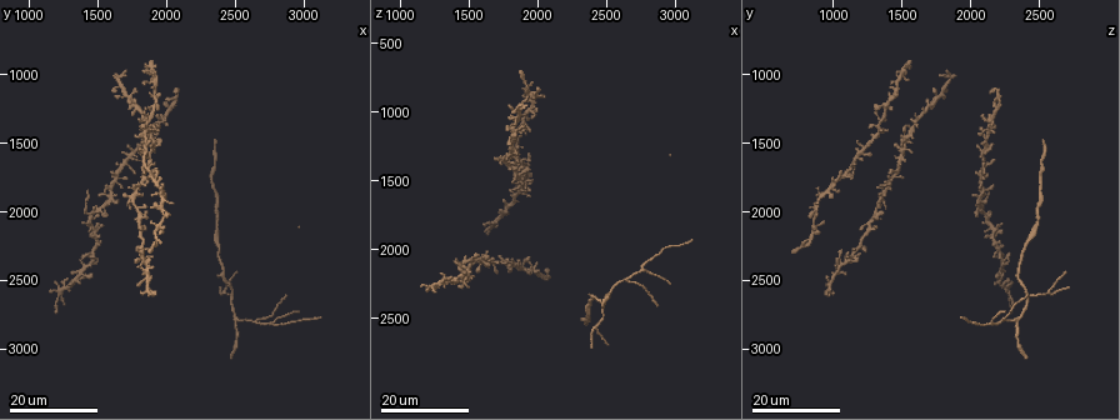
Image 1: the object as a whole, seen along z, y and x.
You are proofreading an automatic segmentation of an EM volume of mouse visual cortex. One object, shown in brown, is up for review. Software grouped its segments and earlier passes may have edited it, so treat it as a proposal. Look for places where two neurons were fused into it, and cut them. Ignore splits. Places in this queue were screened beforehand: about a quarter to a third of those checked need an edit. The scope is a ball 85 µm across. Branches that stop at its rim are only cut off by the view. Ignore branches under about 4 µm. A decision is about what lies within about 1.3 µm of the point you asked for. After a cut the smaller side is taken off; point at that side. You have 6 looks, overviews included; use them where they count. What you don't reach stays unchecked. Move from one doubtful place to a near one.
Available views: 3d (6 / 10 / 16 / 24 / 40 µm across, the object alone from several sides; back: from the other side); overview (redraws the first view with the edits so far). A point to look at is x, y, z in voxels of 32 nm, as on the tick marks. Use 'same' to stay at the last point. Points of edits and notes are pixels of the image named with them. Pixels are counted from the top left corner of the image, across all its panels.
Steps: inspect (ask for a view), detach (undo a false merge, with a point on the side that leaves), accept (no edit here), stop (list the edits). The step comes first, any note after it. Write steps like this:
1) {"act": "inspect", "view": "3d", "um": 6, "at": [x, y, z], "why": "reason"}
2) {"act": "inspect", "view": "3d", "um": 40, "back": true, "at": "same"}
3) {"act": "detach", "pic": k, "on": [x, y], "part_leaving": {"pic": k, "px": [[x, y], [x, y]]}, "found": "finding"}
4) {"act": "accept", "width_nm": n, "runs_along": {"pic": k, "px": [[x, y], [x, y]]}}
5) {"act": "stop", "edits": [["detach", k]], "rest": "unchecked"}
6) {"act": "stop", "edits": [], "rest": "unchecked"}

{"act": "inspect", "view": "3d", "um": 16, "at": [2640, 2780, 2220], "why": "three-way junction"}

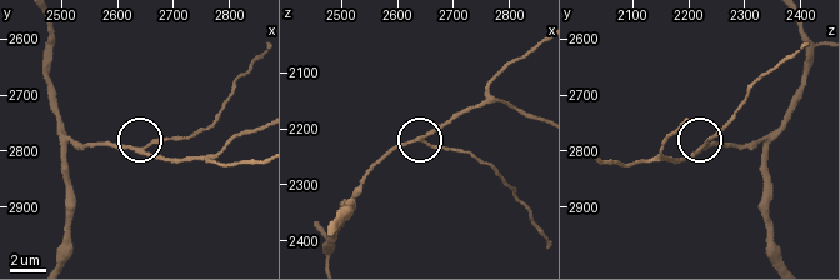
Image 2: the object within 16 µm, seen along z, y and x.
{"act": "inspect", "view": "3d", "um": 6, "at": [2655, 2800, 2220]}

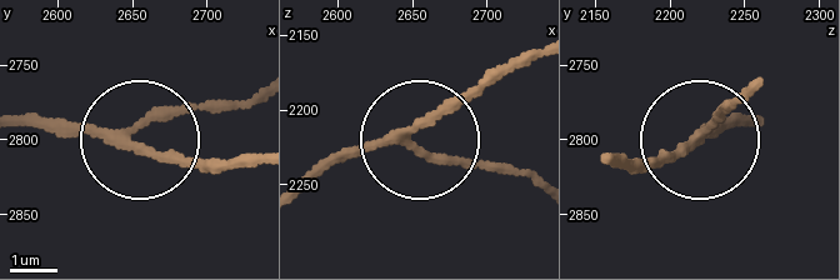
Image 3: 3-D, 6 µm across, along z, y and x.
{"act": "accept", "width_nm": 190, "runs_along": {"pic": 3, "px": [[30, 121], [126, 134], [230, 101]]}, "found": "one neuron here"}

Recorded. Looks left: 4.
{"act": "inspect", "view": "3d", "um": 16, "at": [2740, 2820, 2140], "why": "small branch off a trunk"}

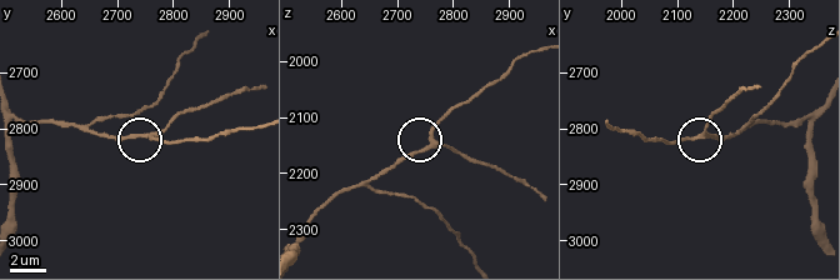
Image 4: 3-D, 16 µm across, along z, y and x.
{"act": "inspect", "view": "3d", "um": 10, "at": [2765, 2815, 2135], "why": "zoom in"}

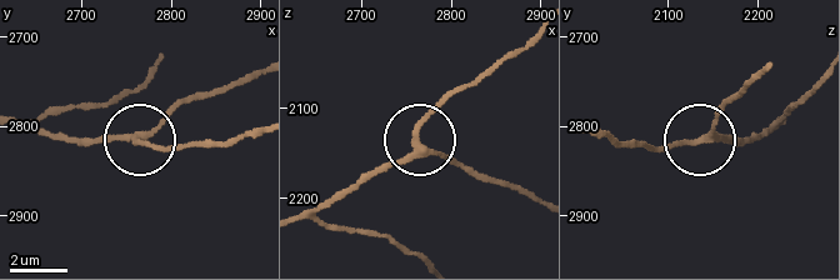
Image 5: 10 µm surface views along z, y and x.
{"act": "accept", "side_arm_um": 8, "found": "continuous, no second neuron"}

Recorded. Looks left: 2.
{"act": "inspect", "view": "3d", "um": 24, "at": [1460, 2040, 2120], "why": "looks like a crossing"}

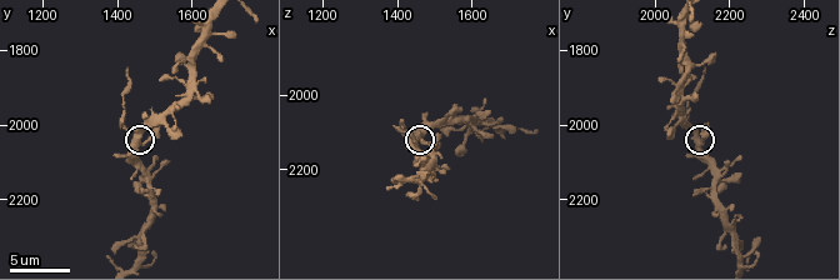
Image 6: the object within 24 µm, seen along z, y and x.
{"act": "inspect", "view": "3d", "um": 10, "at": [1450, 2030, 2110], "why": "zoom in"}

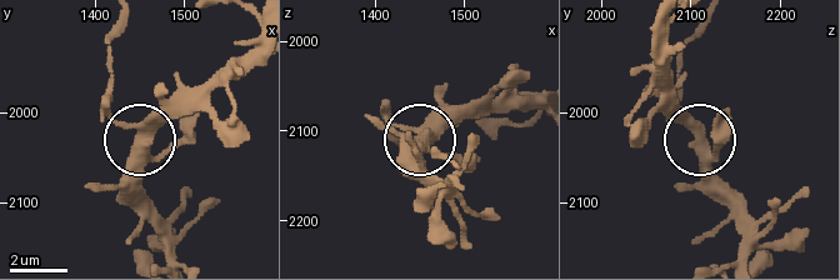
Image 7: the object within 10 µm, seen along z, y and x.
{"act": "detach", "pic": 7, "on": [113, 83], "part_leaving": {"pic": 7, "px": [[114, 121], [108, 45], [116, 23]]}, "found": "a second neuron is stuck on"}

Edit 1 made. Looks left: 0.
{"act": "stop", "edits": [["detach", 7]], "rest": "unchecked"}

